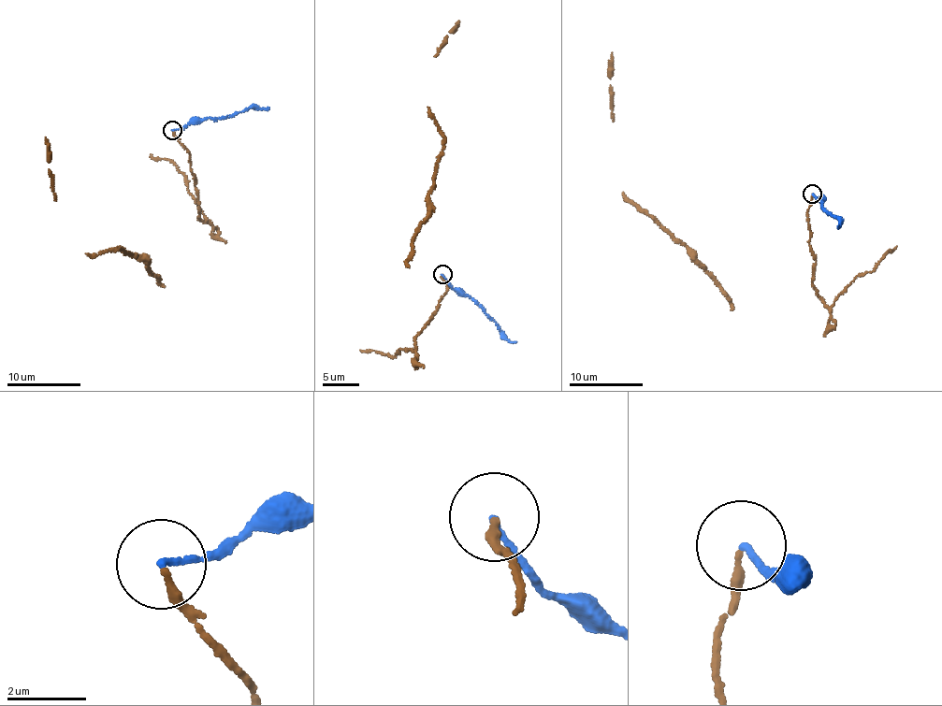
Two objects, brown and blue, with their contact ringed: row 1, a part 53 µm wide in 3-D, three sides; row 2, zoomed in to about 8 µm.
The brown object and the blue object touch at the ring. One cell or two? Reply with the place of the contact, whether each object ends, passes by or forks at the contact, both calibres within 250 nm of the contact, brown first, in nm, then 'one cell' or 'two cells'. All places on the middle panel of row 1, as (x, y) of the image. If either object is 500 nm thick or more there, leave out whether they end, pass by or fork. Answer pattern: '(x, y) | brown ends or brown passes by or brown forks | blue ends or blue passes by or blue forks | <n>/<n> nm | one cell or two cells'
(442, 274) | brown ends | blue ends | 220/140 nm | two cells

